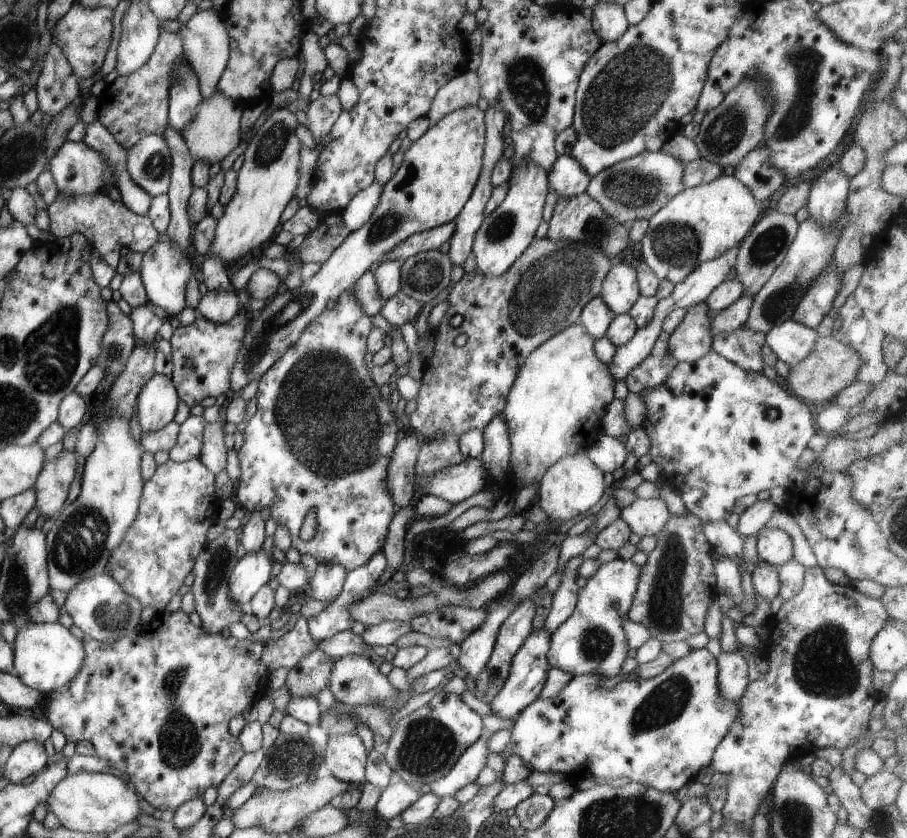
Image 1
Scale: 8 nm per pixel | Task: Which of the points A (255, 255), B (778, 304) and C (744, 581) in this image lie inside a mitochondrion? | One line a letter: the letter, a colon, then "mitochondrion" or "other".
A: other
B: mitochondrion
C: other

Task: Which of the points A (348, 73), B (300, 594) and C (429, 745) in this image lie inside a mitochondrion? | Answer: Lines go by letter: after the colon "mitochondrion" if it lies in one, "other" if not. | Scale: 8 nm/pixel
A: other
B: other
C: mitochondrion

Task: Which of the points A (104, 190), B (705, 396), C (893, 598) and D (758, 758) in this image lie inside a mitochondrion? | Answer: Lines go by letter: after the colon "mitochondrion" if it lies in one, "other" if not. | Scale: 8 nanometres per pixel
A: other
B: other
C: other
D: other

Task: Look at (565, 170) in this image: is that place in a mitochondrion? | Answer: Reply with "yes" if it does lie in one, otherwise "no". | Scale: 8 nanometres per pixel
no

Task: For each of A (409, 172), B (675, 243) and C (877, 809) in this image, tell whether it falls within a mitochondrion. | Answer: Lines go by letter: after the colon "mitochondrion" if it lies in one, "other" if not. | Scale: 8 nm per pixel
A: mitochondrion
B: mitochondrion
C: other

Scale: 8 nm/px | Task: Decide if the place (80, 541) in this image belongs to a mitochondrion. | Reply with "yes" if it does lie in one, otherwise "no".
yes

